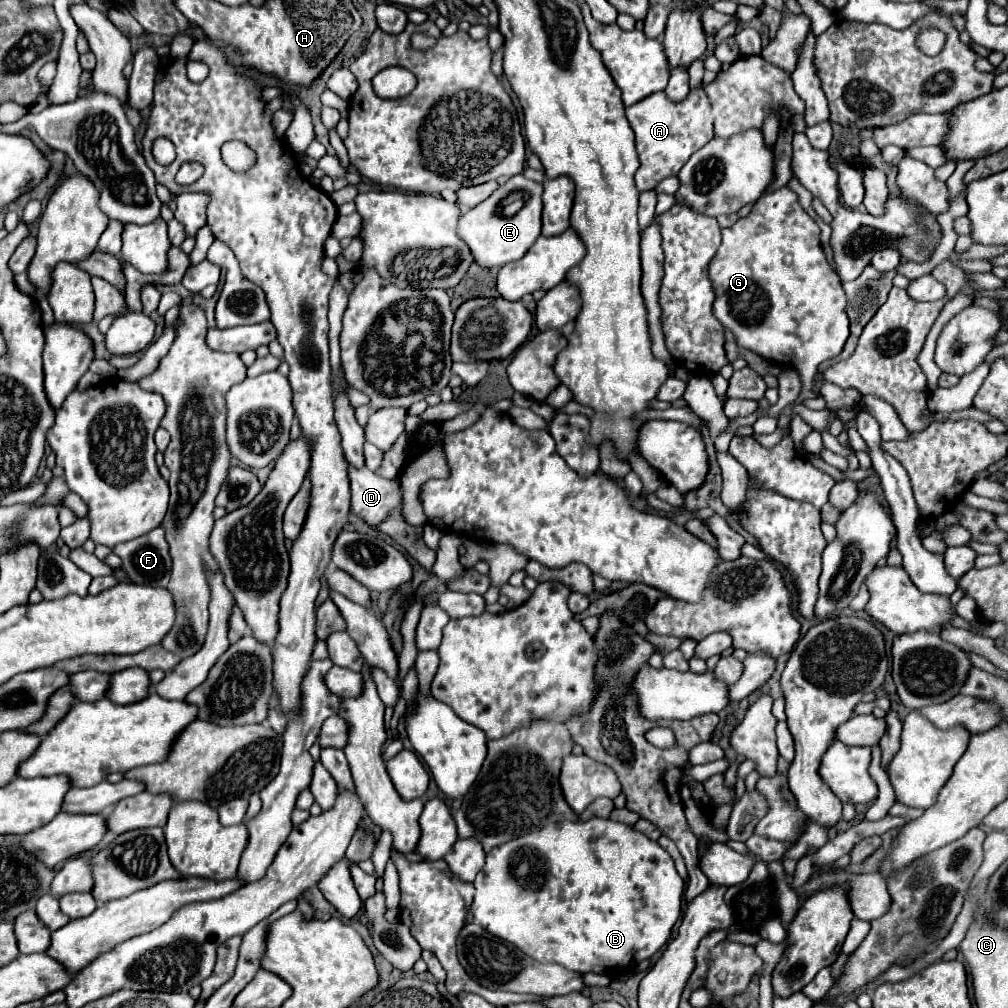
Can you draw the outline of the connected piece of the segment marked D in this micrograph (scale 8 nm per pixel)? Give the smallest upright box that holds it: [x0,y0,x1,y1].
[349,468,403,526]

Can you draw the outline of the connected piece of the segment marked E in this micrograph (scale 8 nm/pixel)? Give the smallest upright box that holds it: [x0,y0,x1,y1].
[457,174,543,266]

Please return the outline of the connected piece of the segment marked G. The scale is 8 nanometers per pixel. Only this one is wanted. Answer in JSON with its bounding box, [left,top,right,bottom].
[709,186,849,392]

